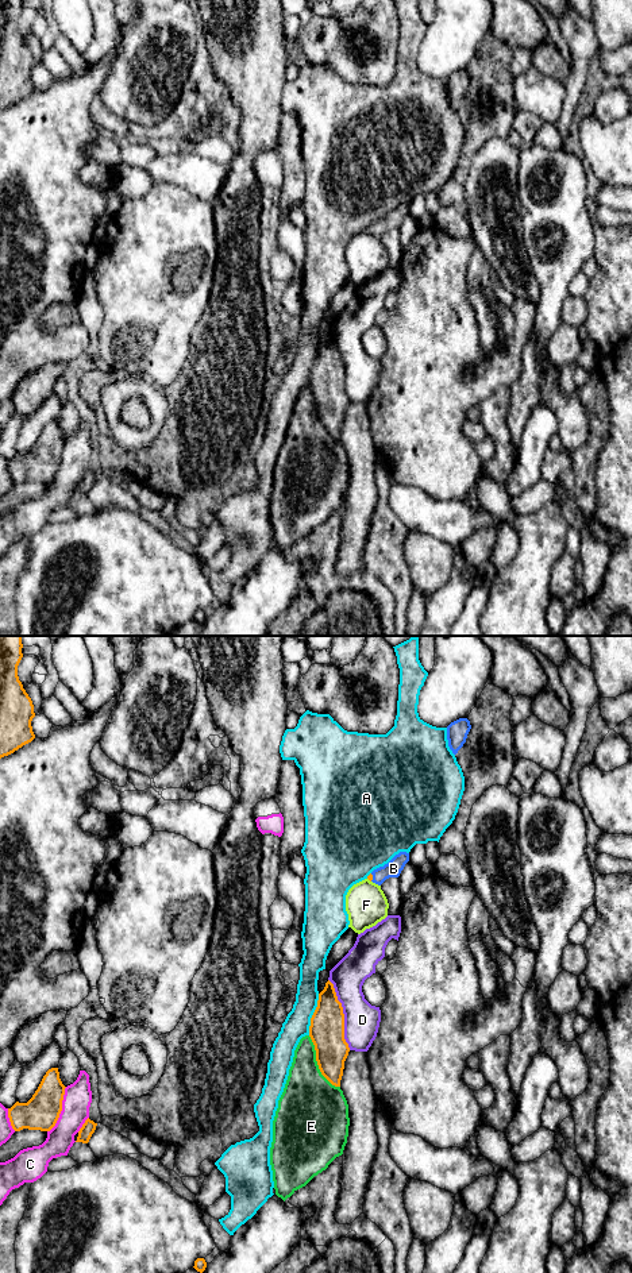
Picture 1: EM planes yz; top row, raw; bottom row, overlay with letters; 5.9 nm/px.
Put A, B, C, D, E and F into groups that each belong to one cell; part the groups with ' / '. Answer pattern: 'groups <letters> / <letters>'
groups A / B / C / D / E / F

